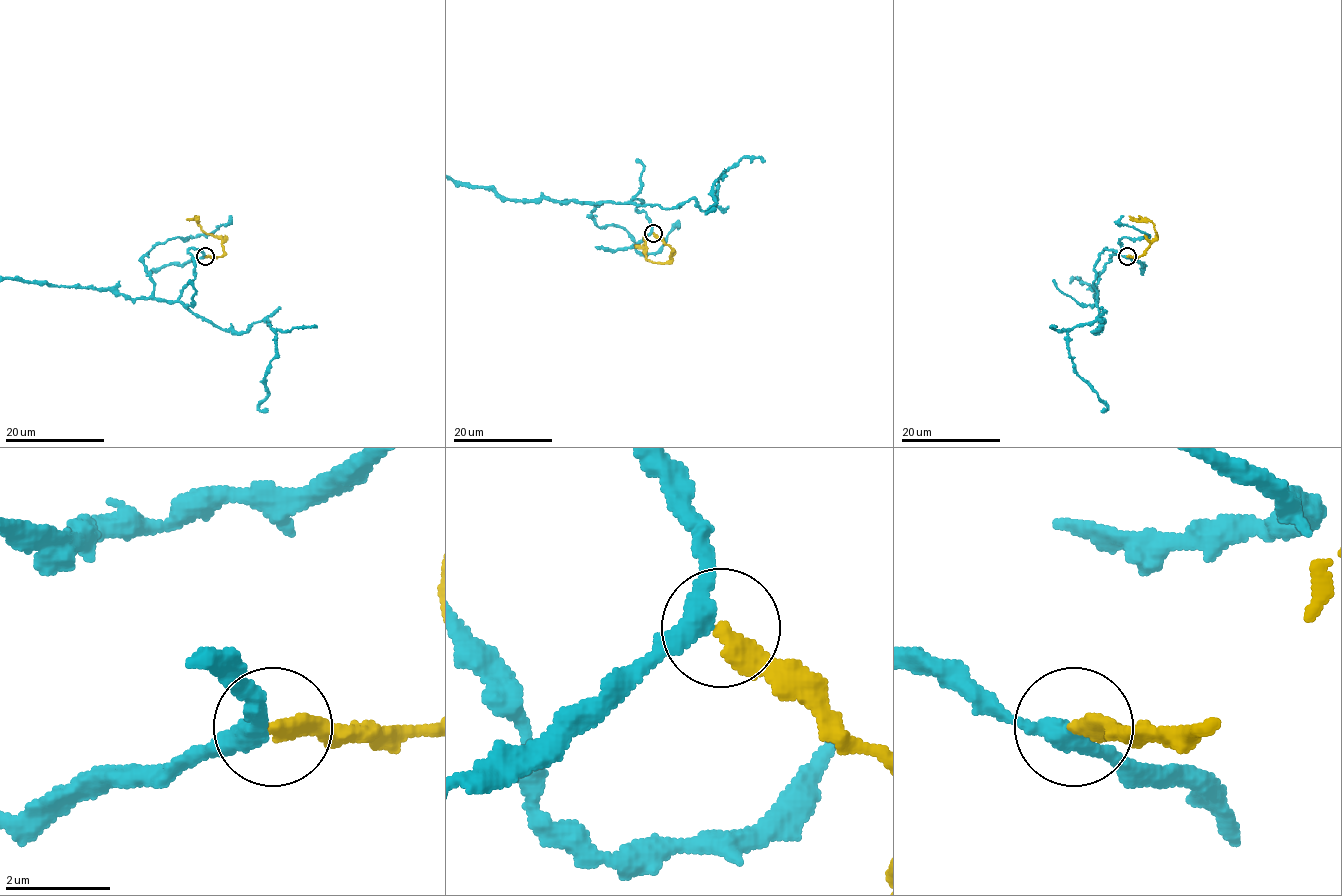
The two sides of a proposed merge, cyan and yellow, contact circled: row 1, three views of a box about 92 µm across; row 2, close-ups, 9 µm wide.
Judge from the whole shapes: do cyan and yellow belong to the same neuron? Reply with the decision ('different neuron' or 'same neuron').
different neuron

